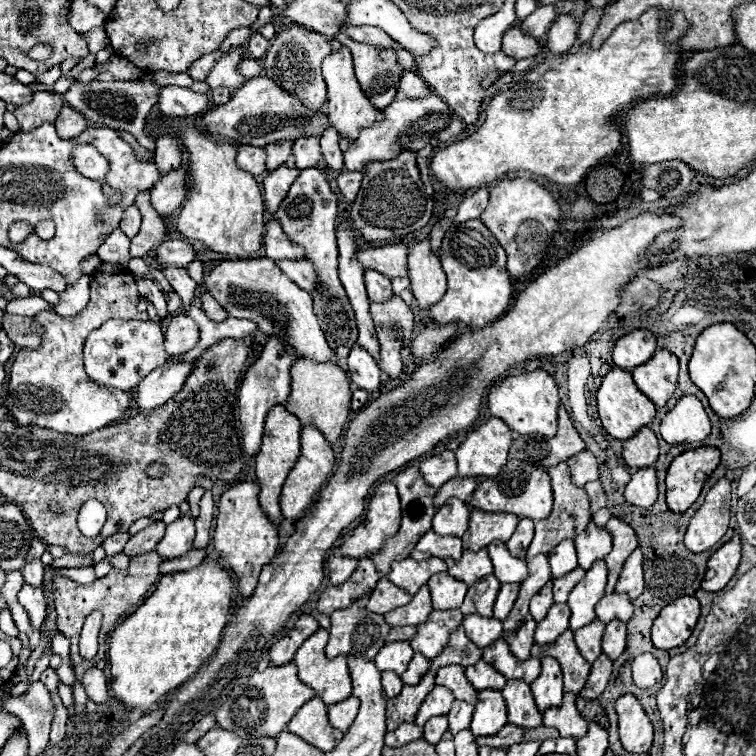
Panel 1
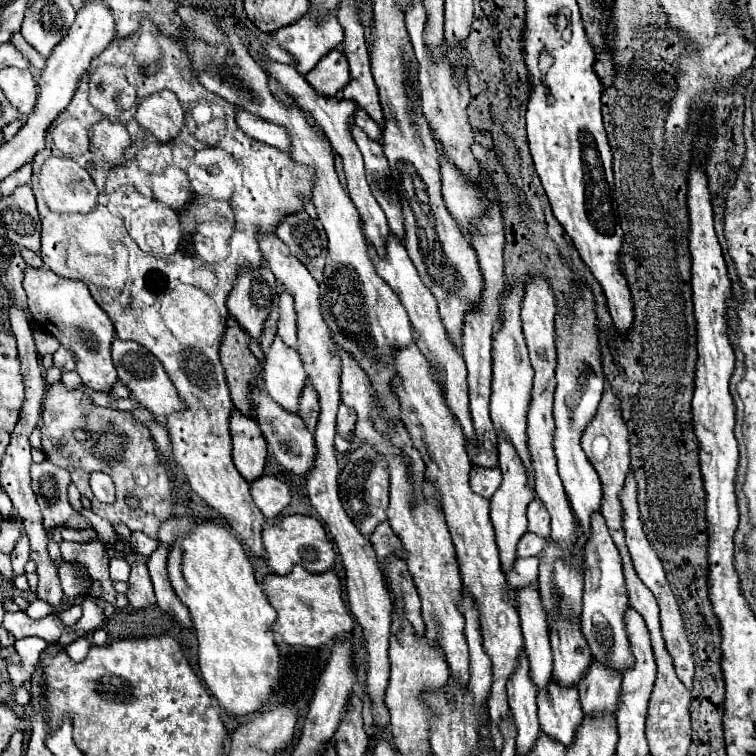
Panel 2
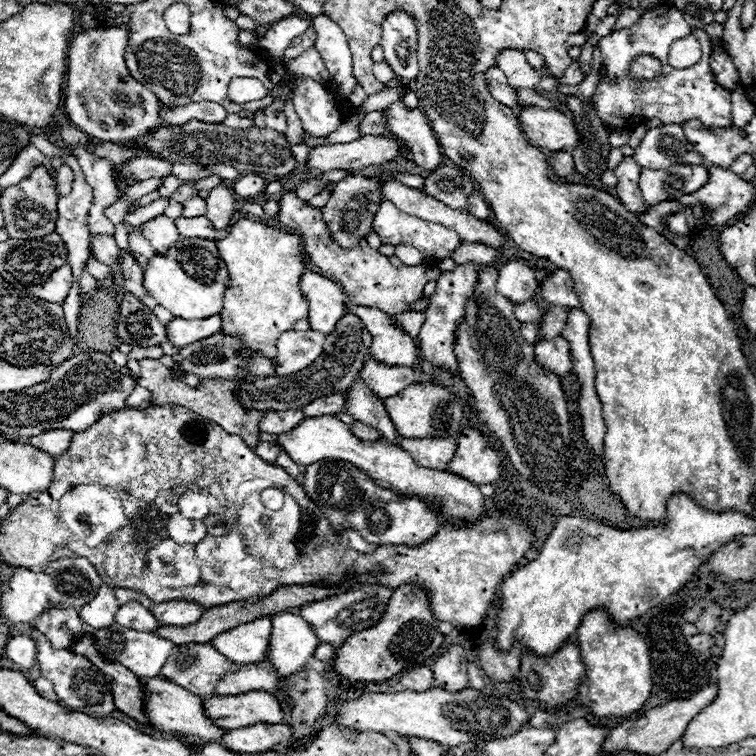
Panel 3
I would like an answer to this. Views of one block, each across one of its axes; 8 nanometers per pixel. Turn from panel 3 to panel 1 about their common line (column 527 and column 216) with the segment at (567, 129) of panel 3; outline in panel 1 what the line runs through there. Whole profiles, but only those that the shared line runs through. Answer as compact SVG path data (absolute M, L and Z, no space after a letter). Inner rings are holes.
M268 76L250 78L224 106L210 108L202 118L202 128L214 136L220 136L230 144L250 144L250 146L268 146L282 140L296 140L302 136L316 136L326 130L328 116L322 112L312 112L302 106L300 98L280 88Z

